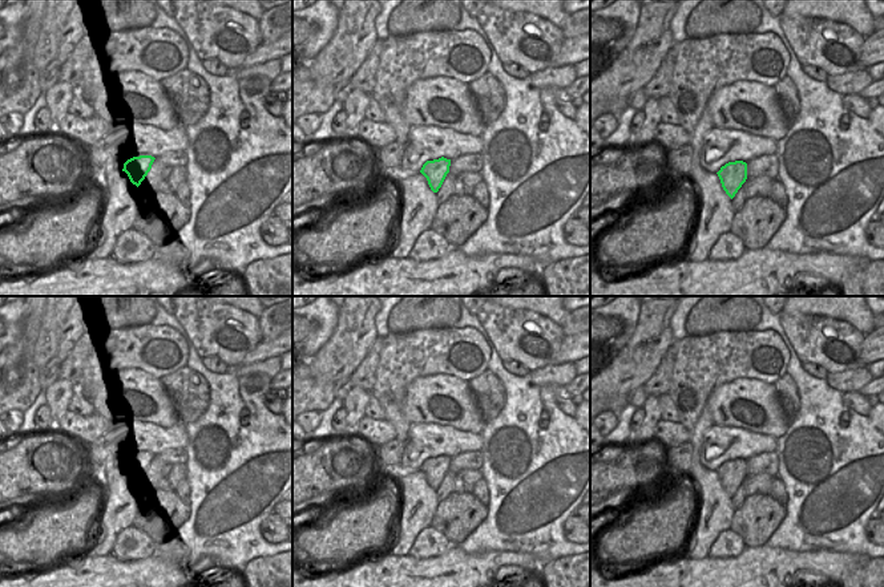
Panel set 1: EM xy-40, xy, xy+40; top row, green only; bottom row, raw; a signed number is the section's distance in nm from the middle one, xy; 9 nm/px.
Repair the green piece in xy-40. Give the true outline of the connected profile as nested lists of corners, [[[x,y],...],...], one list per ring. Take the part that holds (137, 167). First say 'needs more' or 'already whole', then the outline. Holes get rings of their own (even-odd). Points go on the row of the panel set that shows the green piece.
already whole; [[[152,155],[133,157],[124,163],[122,171],[125,171],[130,182],[138,187],[150,171],[154,159]]]

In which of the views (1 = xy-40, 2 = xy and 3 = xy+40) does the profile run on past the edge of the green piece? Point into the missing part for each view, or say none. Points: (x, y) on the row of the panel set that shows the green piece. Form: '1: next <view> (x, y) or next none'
1: next none
2: next none
3: next none

